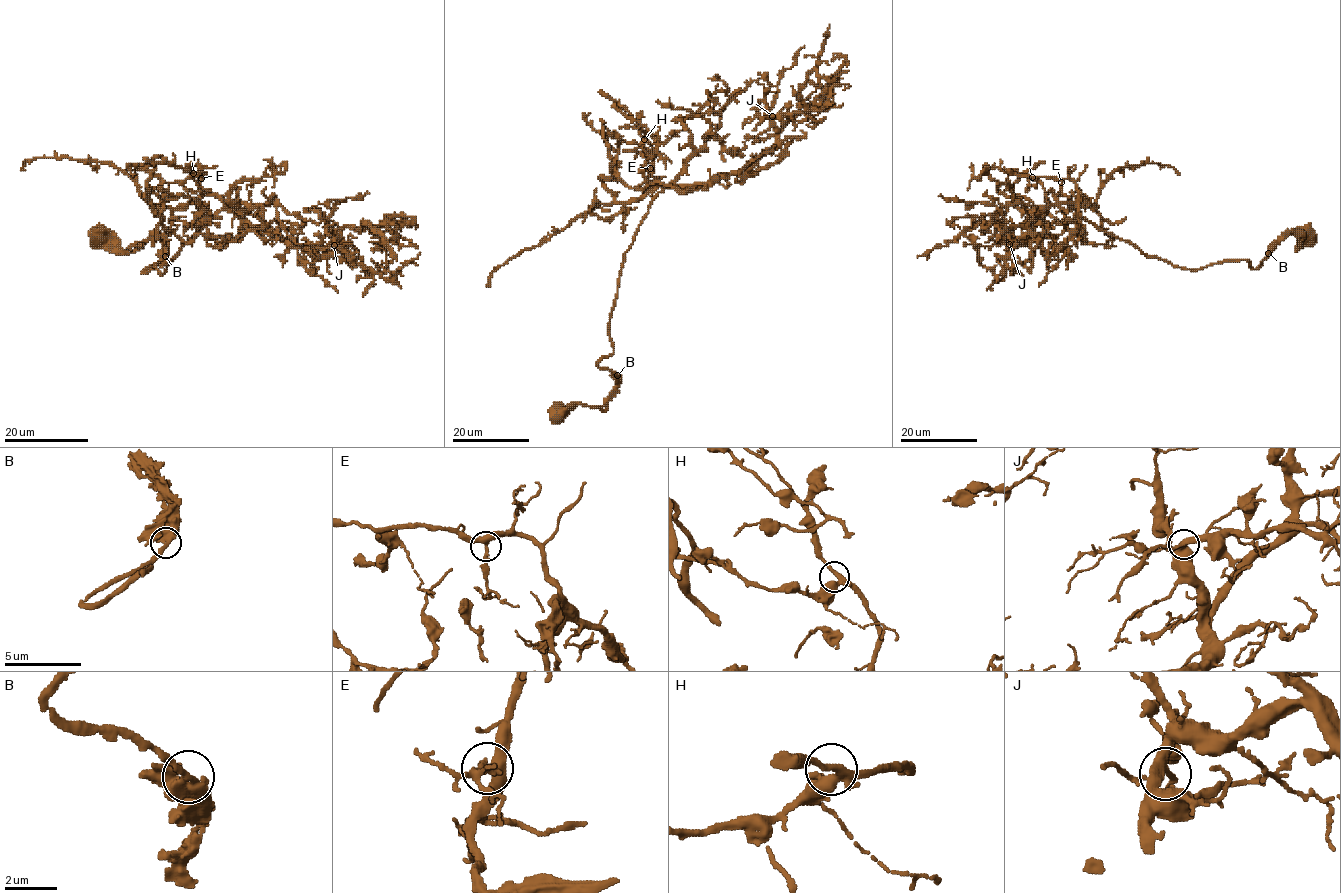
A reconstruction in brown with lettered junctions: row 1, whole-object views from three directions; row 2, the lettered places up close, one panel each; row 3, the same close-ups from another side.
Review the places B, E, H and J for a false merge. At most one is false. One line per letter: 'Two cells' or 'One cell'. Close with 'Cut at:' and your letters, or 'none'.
B: One cell
E: One cell
H: One cell
J: One cell
Cut at: none

